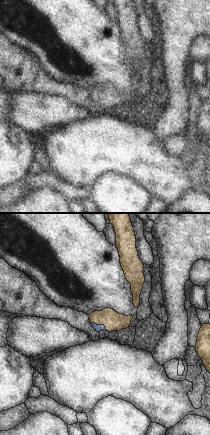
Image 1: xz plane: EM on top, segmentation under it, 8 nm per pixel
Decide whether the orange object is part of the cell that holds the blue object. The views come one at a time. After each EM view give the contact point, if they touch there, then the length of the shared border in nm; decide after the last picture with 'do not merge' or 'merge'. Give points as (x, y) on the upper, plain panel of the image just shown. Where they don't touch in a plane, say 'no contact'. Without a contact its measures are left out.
contact (99, 101); length 150 nm

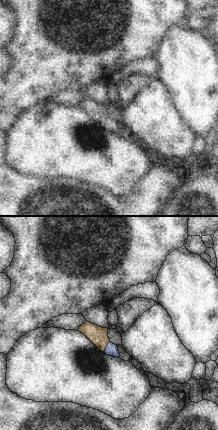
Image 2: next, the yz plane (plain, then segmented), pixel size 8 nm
contact (107, 122); length 100 nm

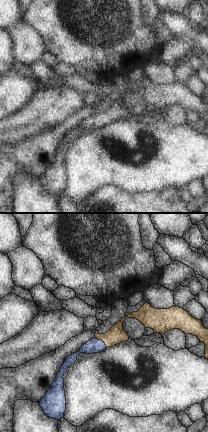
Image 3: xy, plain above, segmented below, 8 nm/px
contact (102, 117); length 130 nm

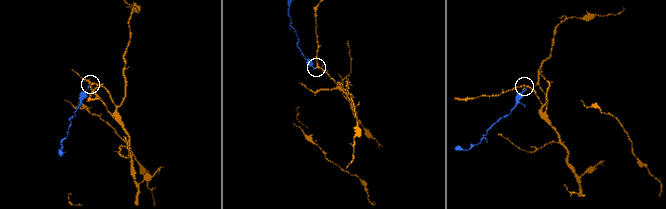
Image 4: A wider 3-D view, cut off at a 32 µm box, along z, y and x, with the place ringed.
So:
merge

